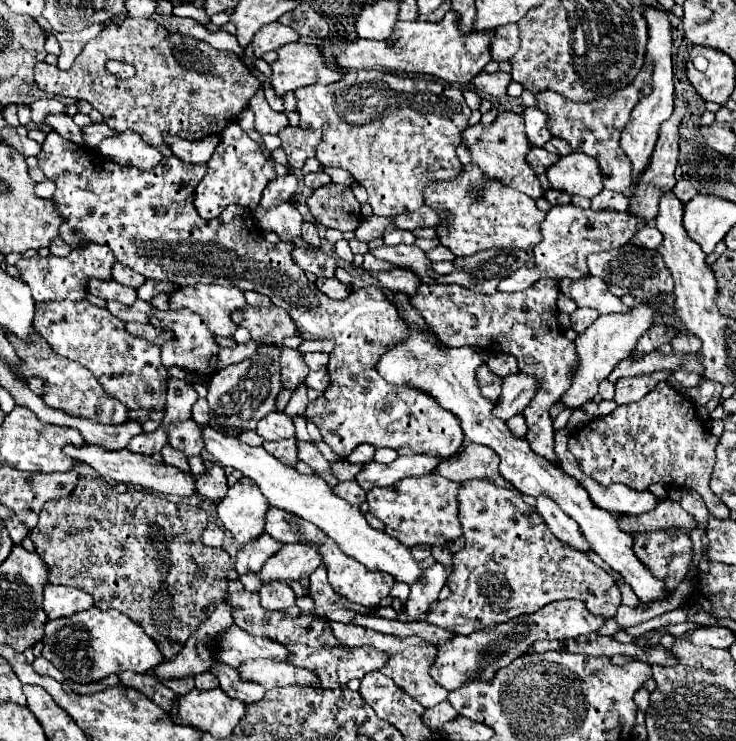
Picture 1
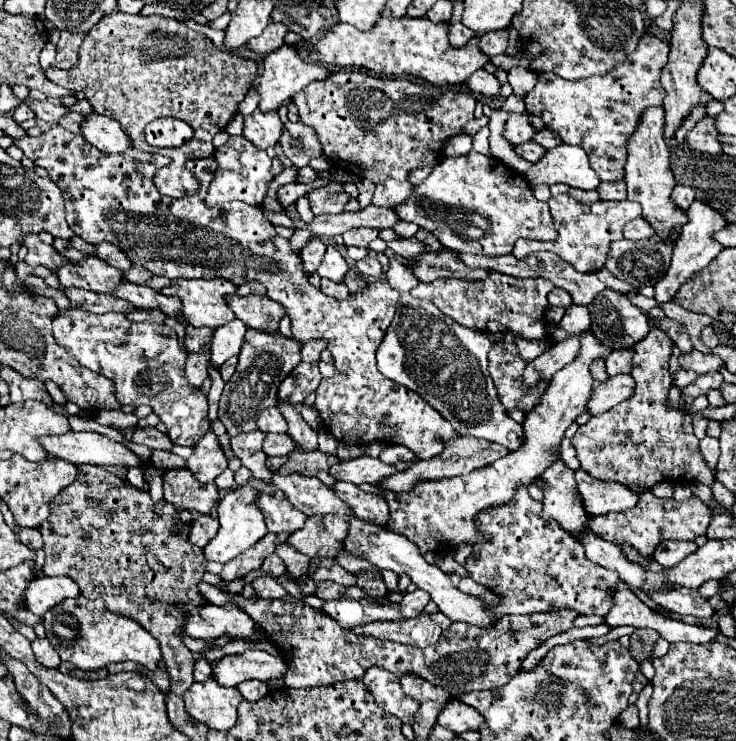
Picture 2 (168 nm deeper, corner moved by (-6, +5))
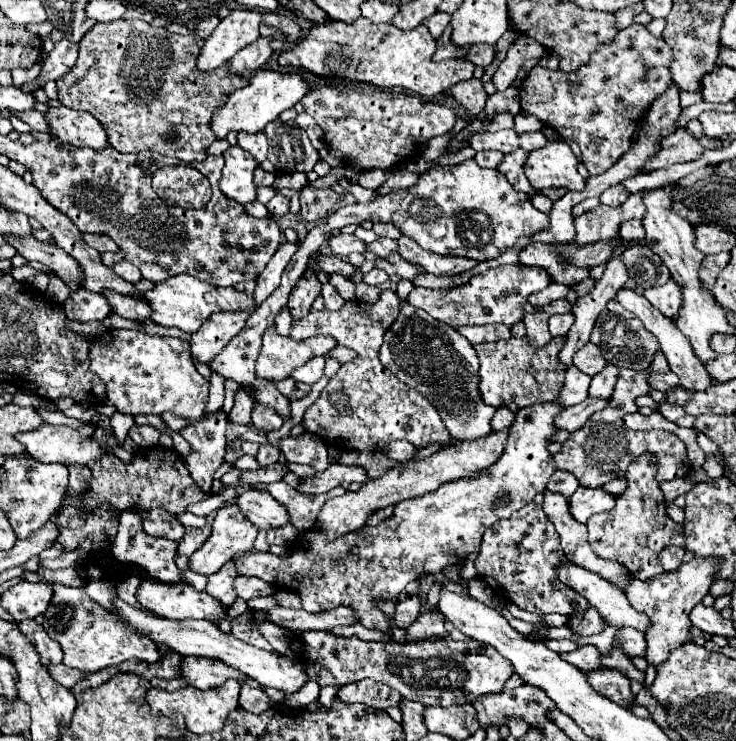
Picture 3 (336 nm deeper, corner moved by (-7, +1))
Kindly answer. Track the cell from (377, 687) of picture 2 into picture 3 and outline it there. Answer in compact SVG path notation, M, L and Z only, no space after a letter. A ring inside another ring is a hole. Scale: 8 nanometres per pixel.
M363 679L363 681L357 681L357 683L343 685L337 695L345 703L357 701L357 703L365 703L365 705L375 707L375 709L399 707L401 699L403 699L403 697L399 697L399 691L395 691L395 689L391 689L383 683L371 681L371 679Z

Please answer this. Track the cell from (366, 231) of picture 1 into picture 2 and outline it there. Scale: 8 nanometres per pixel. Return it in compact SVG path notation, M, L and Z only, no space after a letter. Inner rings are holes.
M350 229L342 235L344 247L368 247L372 239L378 237L376 229Z

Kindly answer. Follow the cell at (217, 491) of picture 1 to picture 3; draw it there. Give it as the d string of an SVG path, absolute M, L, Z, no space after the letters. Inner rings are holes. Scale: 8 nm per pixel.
M223 409L213 411L197 425L187 425L179 431L183 439L191 445L191 453L185 457L185 465L193 481L203 491L211 491L213 473L225 461L225 431L227 415Z

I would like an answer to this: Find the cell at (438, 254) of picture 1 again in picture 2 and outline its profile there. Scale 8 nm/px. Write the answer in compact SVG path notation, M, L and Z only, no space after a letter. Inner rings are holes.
M410 237L410 239L396 239L396 241L390 241L388 247L390 247L394 253L398 253L400 257L404 257L404 259L412 259L412 257L424 253L422 245L418 245L418 241L414 241L414 237Z

